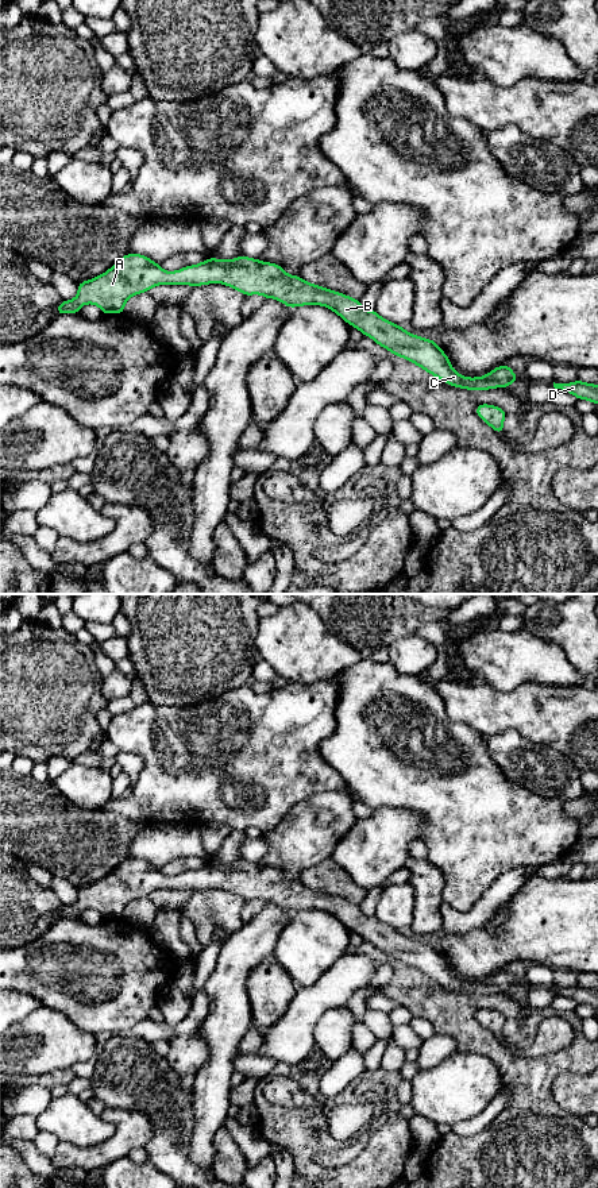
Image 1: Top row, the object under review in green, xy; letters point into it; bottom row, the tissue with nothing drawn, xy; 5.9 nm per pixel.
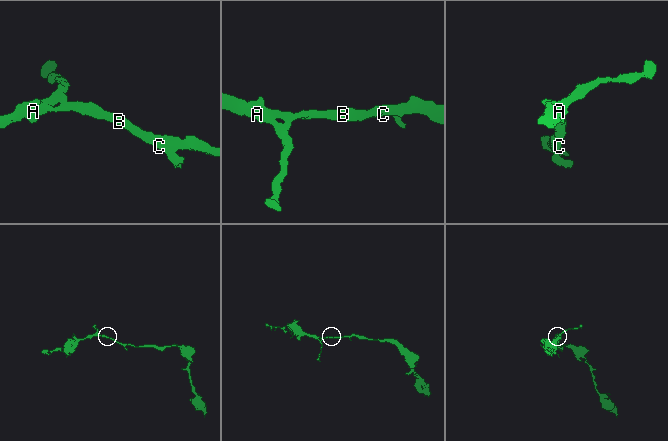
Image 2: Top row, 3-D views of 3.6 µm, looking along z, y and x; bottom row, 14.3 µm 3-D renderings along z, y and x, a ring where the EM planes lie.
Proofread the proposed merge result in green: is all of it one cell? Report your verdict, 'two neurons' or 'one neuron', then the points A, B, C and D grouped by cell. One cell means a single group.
one neuron; groups A B C D

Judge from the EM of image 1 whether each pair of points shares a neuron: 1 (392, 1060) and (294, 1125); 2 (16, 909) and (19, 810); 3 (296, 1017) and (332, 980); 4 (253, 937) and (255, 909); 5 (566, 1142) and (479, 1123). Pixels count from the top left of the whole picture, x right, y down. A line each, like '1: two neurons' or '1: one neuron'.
1: two neurons
2: two neurons
3: one neuron
4: two neurons
5: two neurons

